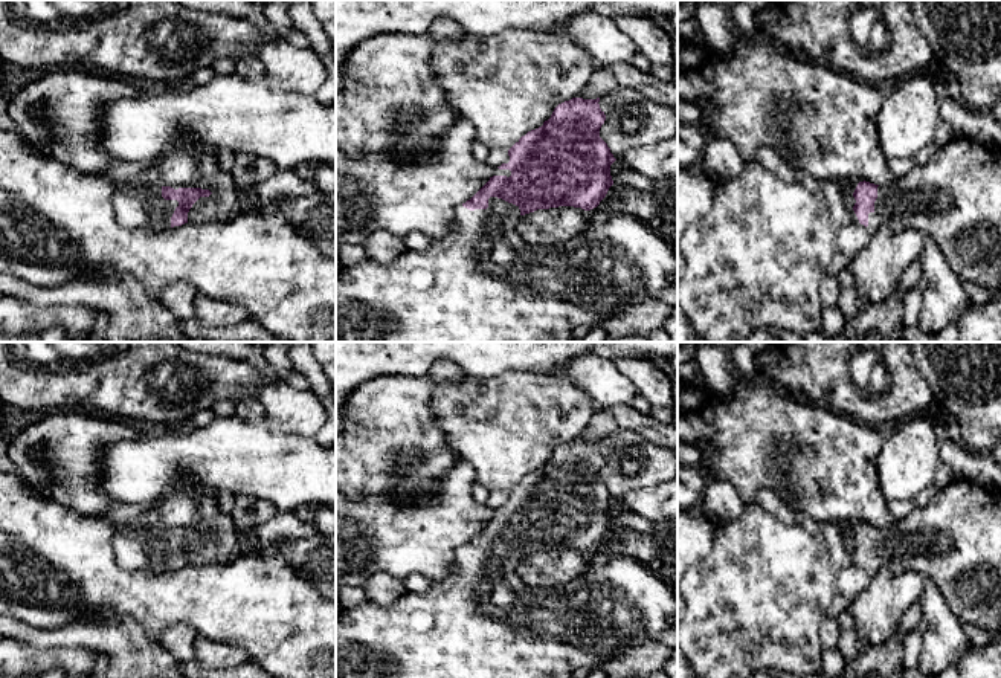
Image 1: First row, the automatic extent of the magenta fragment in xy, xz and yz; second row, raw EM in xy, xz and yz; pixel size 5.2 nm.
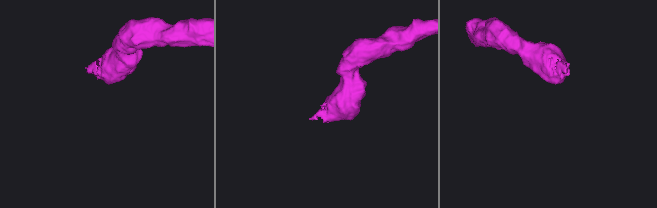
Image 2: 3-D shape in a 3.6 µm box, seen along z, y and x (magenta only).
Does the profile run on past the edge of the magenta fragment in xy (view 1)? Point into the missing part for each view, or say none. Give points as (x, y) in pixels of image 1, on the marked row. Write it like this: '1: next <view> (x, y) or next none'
1: next xy (144, 205)

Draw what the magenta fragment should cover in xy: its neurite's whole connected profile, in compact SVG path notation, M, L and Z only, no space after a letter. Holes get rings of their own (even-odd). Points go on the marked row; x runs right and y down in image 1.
M140 185L116 188L113 206L117 220L127 226L169 229L188 223L188 212L200 197L212 192L201 188Z

